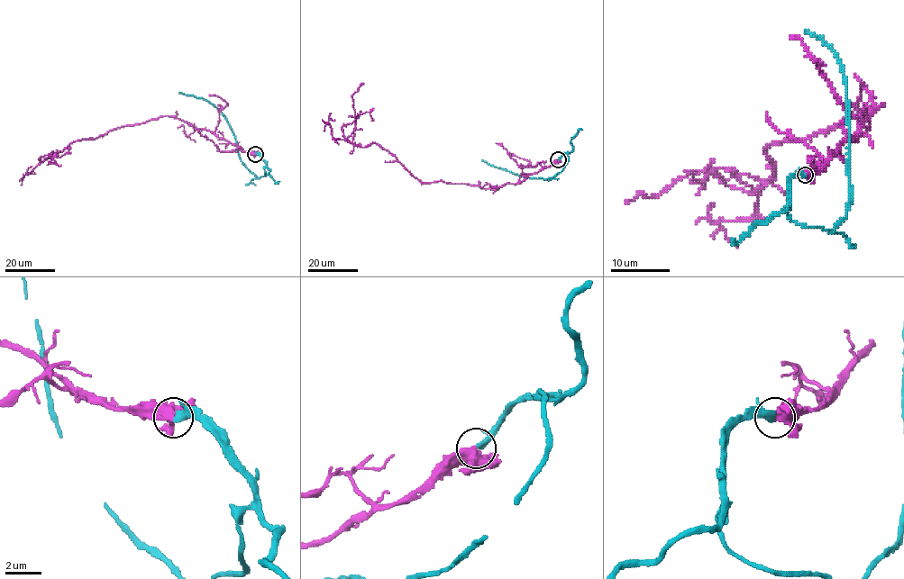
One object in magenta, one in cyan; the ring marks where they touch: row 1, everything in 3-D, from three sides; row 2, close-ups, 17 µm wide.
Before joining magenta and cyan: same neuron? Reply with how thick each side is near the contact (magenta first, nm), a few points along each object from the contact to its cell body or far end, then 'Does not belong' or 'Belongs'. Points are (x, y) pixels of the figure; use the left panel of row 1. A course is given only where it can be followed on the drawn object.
Thickness 440 nm (magenta) against 400 nm. Course of magenta: (255, 154), (165, 116), (77, 140), (39, 158), (61, 157), (68, 149). Course of cyan: (255, 154), (267, 164), (265, 176), (258, 178), (241, 161), (234, 134), (223, 115), (205, 100), (178, 92). Belongs

